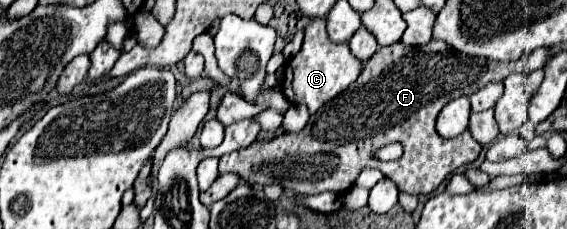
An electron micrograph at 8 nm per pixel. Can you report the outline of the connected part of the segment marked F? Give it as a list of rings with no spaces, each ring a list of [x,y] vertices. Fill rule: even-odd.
[[[431,38],[429,44],[425,46],[405,46],[403,42],[395,42],[389,46],[379,48],[365,64],[359,74],[359,78],[339,96],[335,96],[331,102],[321,106],[315,116],[311,114],[309,122],[301,132],[285,132],[277,136],[277,158],[265,158],[261,156],[261,148],[257,142],[253,142],[247,148],[223,154],[219,158],[219,172],[233,172],[247,180],[251,186],[253,184],[279,184],[287,192],[295,194],[321,194],[325,190],[335,192],[335,194],[345,194],[353,182],[357,180],[359,172],[363,168],[377,168],[385,178],[391,178],[399,190],[403,192],[413,192],[413,194],[431,194],[437,190],[449,174],[453,174],[457,168],[471,164],[477,160],[481,152],[481,144],[477,144],[471,134],[465,132],[459,136],[459,140],[445,140],[437,134],[435,130],[435,118],[439,110],[459,98],[459,96],[469,96],[483,88],[489,82],[503,82],[509,74],[513,72],[533,72],[543,66],[547,60],[549,50],[533,50],[533,54],[527,54],[525,58],[519,58],[517,62],[497,62],[497,60],[487,60],[487,58],[475,58],[461,54],[447,46],[443,40]],[[389,142],[401,142],[403,146],[403,156],[395,162],[379,162],[371,156],[373,150],[389,144]]]

